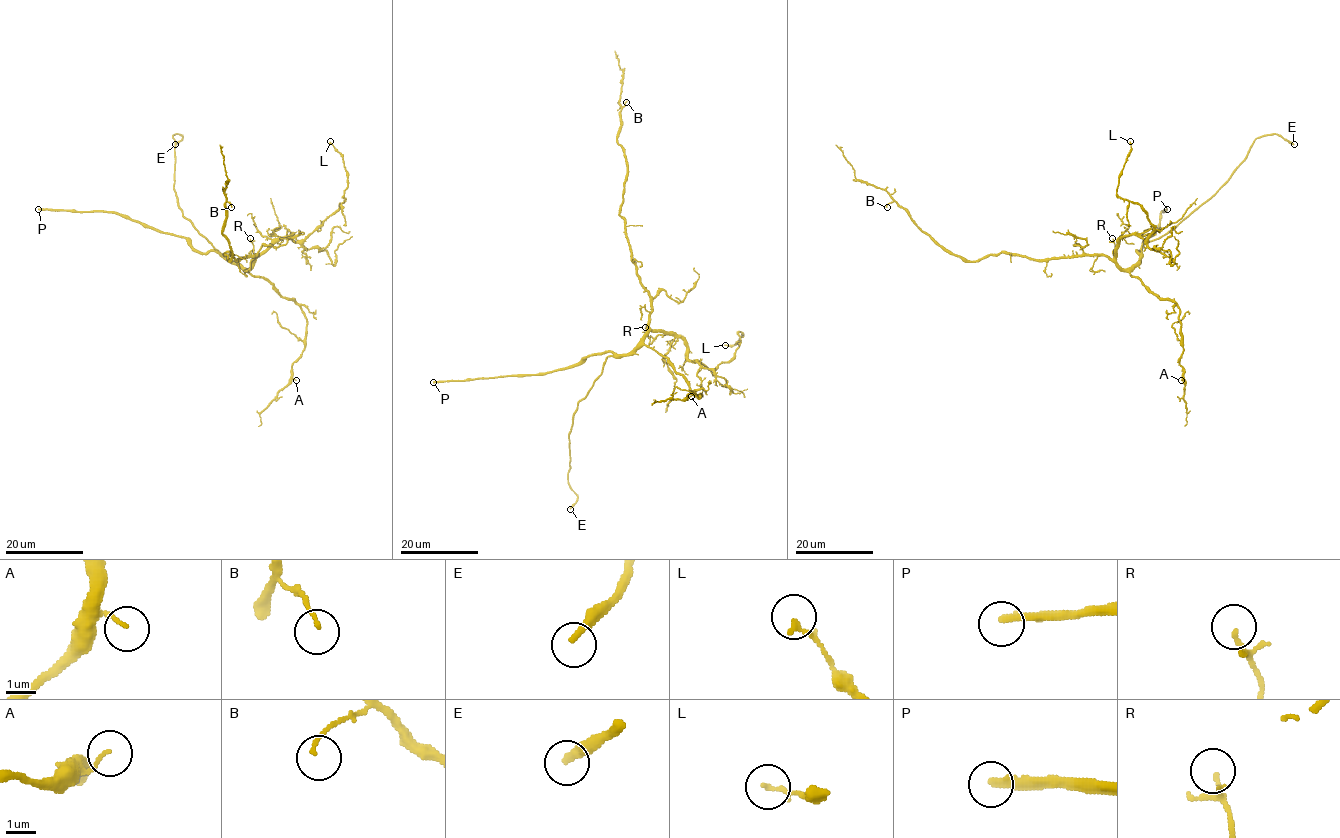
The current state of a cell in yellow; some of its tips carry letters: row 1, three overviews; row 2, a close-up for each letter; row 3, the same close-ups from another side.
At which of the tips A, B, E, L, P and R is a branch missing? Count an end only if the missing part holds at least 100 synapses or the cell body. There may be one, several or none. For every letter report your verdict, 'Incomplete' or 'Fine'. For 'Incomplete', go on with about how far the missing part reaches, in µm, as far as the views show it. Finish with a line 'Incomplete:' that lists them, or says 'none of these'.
A: Fine
B: Fine
E: Fine
L: Fine
P: Incomplete. Missing length about 300 µm
R: Fine
Incomplete: P

